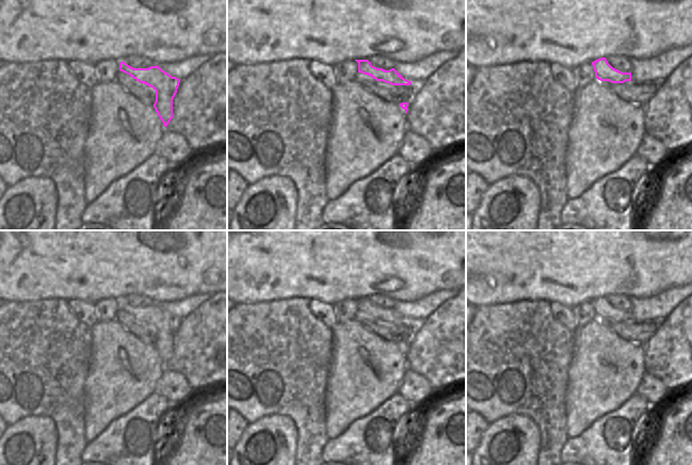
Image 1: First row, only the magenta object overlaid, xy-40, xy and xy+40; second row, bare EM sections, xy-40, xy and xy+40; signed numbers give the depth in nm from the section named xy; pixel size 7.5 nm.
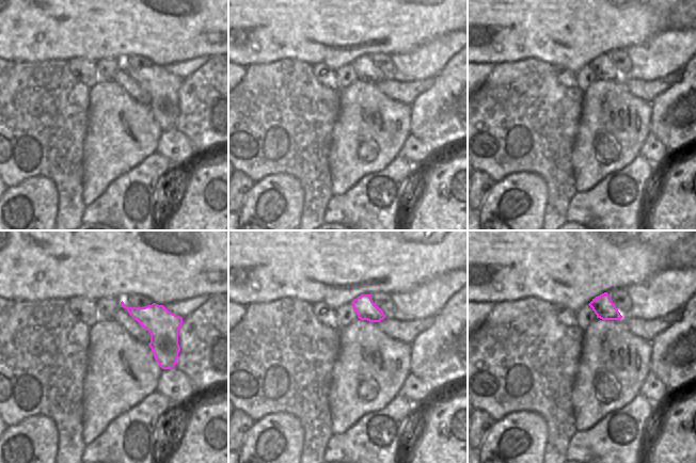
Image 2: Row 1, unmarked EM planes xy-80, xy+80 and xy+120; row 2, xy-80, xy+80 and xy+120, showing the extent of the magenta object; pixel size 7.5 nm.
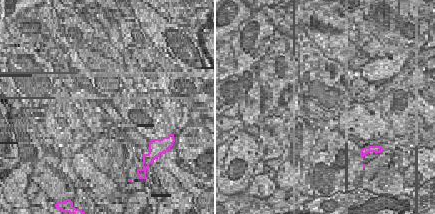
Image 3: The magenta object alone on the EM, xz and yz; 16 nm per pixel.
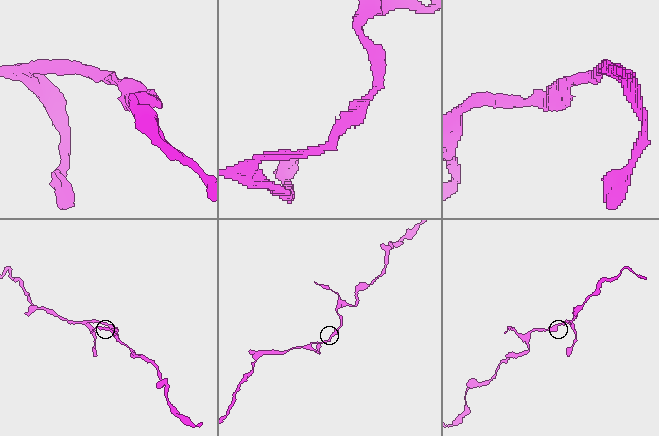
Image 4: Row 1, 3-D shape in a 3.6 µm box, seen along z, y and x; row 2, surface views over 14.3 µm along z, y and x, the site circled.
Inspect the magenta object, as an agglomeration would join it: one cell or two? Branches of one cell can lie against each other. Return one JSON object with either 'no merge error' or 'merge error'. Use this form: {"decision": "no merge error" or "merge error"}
{"decision": "no merge error"}

